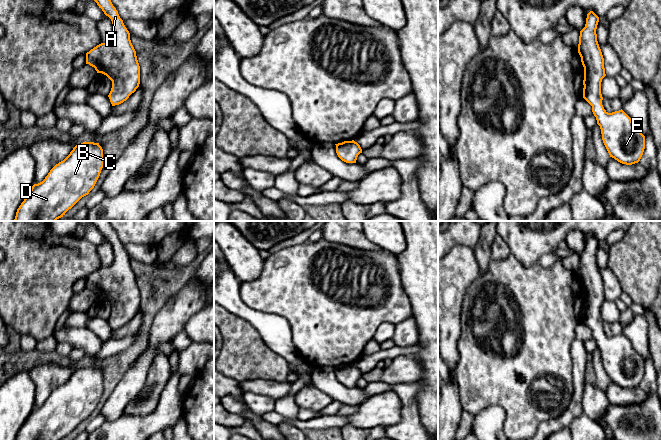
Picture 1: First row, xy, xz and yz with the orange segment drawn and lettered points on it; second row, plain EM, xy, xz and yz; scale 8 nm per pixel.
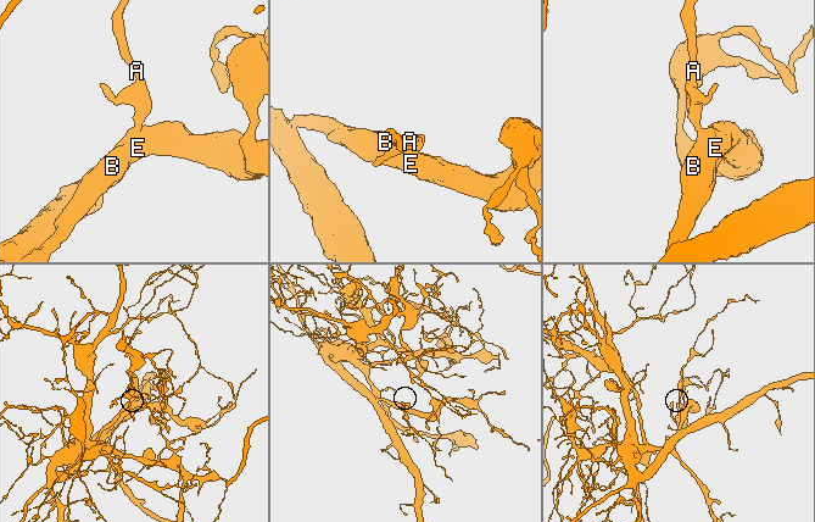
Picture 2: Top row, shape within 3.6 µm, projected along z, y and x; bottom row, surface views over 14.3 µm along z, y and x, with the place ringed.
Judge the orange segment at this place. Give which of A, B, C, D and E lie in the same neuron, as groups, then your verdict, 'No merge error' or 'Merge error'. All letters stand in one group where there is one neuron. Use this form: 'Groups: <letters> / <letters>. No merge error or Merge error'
Groups: A B C D E. No merge error

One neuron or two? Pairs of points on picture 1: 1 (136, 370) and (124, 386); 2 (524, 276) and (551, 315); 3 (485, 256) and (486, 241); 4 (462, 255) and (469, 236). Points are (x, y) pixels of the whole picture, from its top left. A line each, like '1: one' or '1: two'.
1: one
2: one
3: one
4: two

